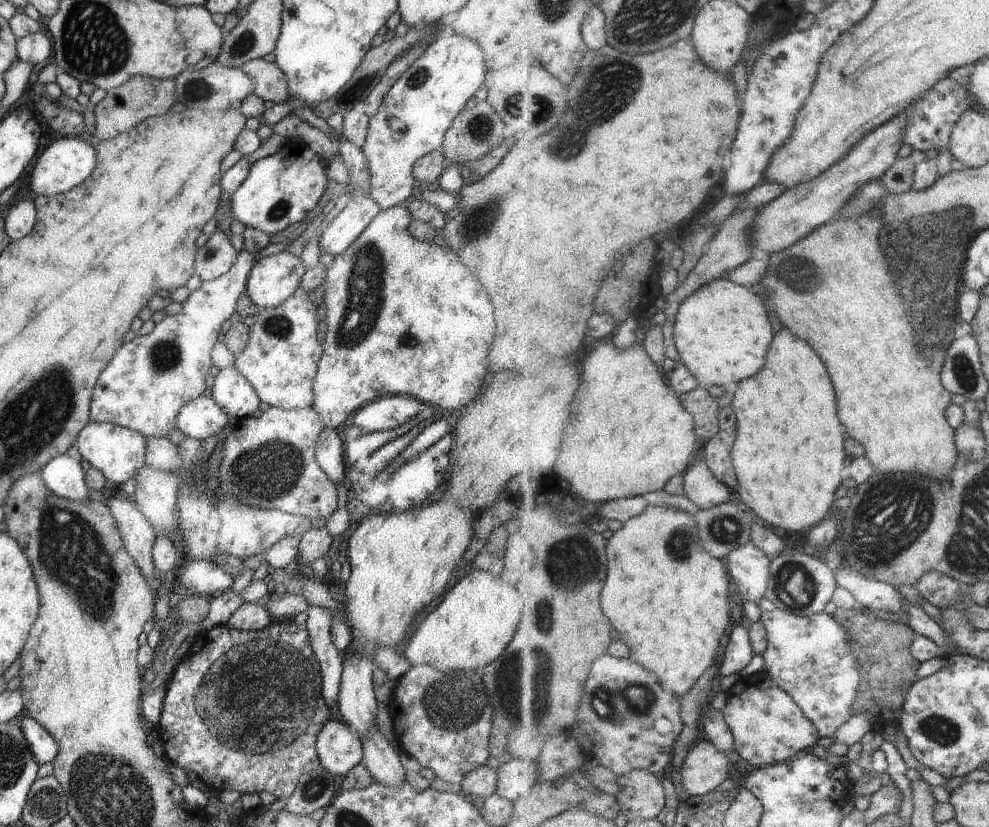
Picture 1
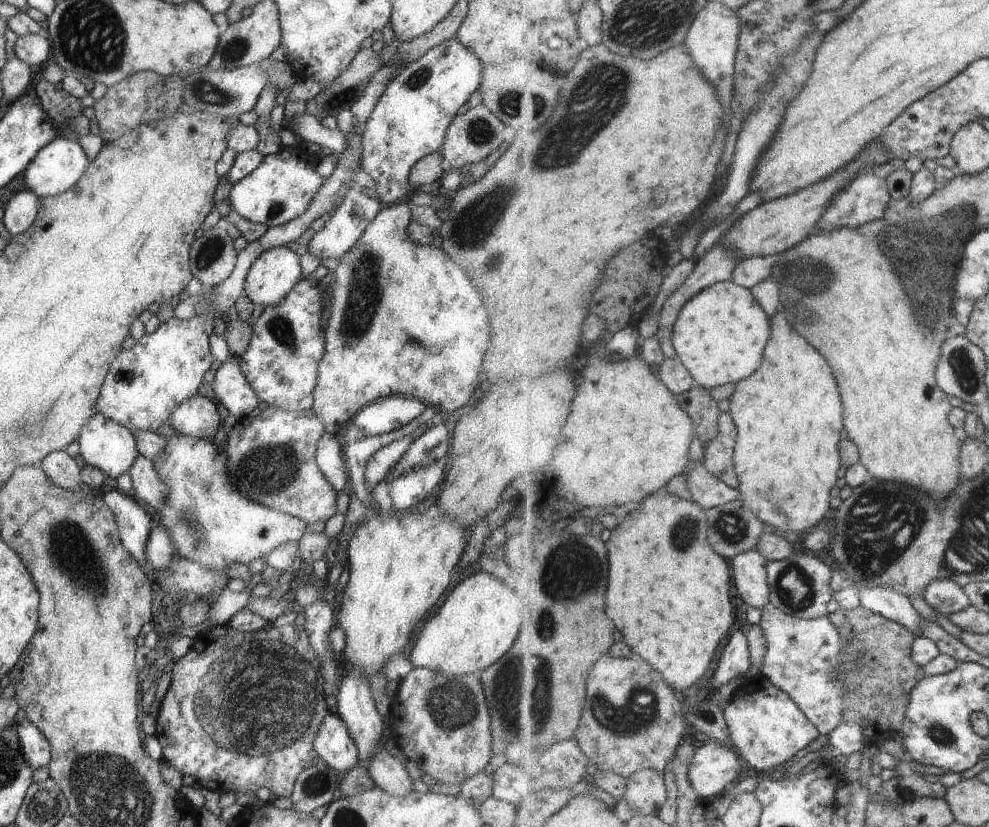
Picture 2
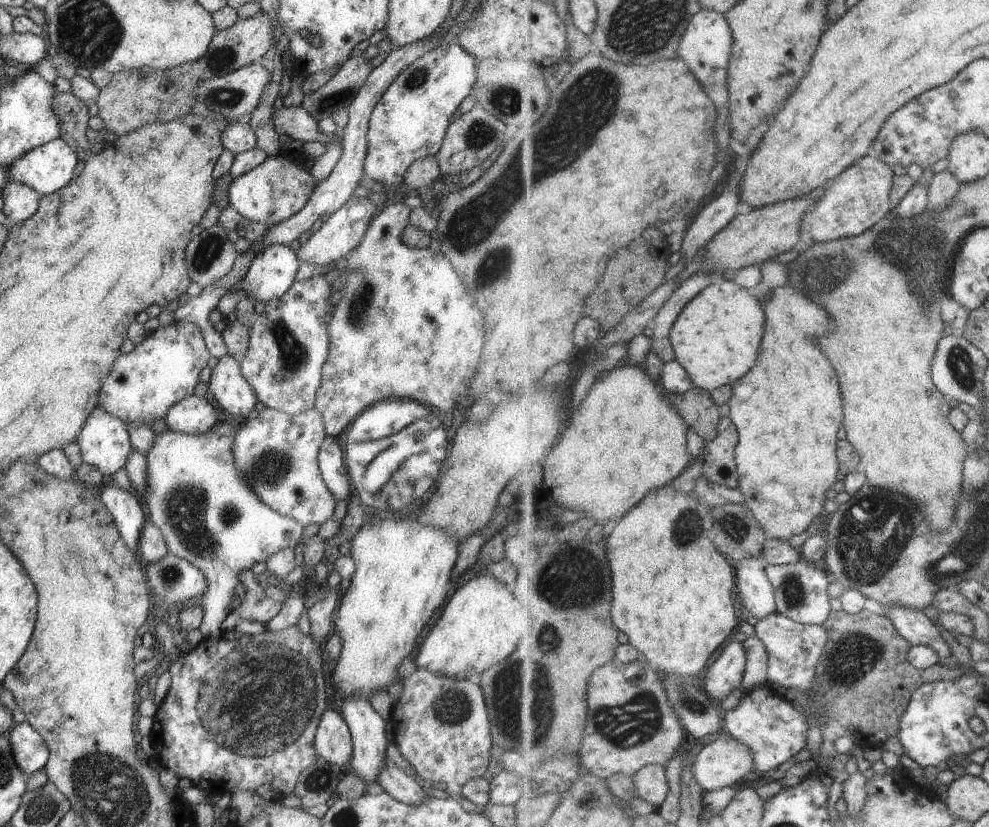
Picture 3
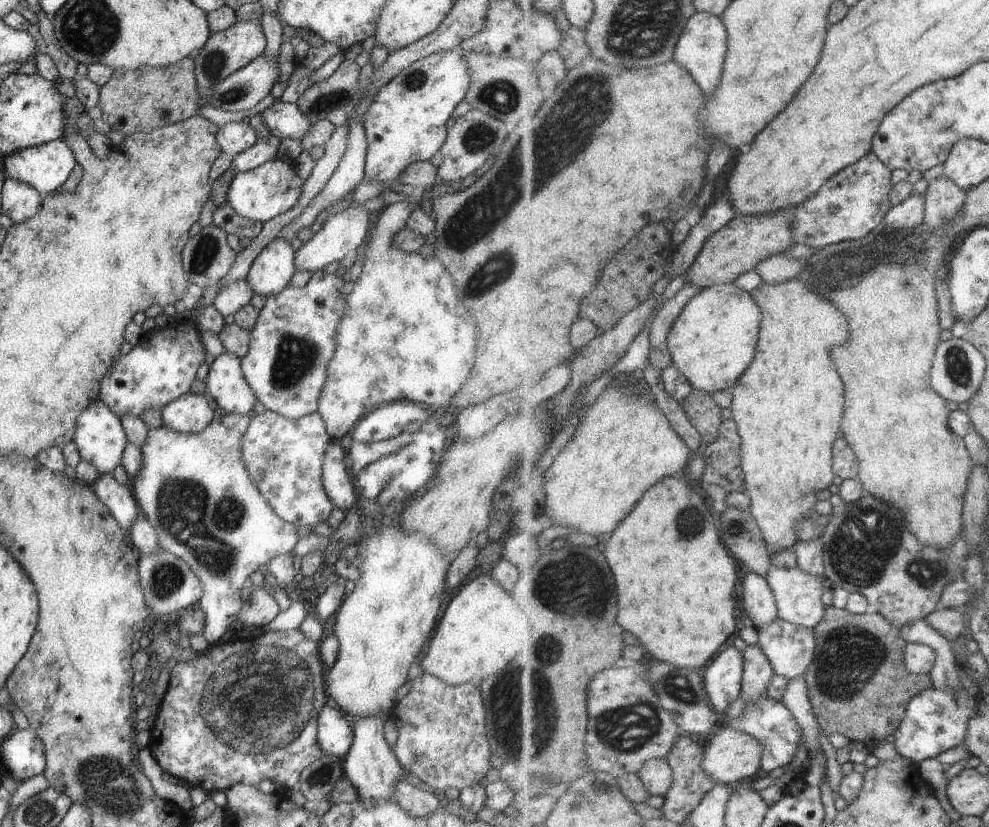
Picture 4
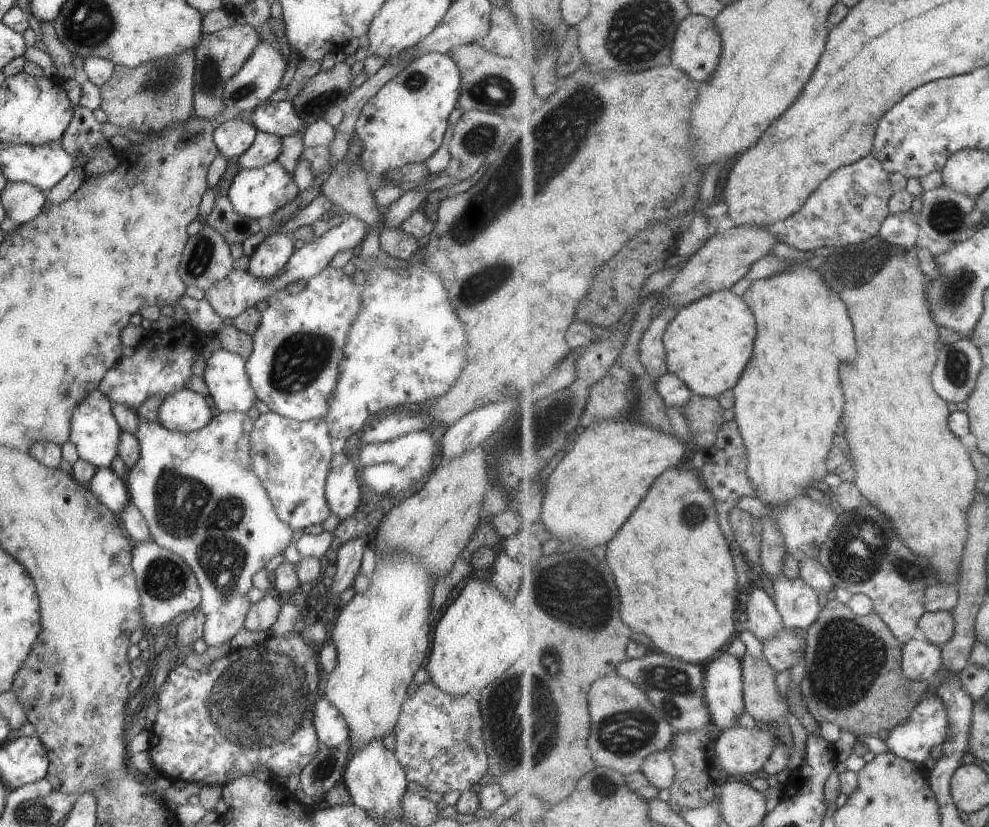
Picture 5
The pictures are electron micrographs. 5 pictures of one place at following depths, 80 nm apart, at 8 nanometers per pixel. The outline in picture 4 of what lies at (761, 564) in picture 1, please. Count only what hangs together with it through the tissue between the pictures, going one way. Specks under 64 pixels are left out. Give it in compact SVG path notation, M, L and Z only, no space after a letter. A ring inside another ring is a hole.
M744 567L740 593L744 602L744 610L752 620L755 630L768 627L780 618L776 596L767 578Z

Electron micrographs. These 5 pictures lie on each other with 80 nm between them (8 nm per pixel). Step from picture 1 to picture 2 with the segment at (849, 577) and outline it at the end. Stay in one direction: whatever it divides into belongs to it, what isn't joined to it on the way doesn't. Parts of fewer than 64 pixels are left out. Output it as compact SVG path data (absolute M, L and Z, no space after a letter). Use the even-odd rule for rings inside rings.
M848 582L848 586L855 587L859 590L859 598L861 598L862 606L882 615L884 618L889 618L893 622L904 625L909 628L915 636L921 636L919 630L919 612L913 608L911 600L887 586L875 586L875 588L860 588L857 584Z

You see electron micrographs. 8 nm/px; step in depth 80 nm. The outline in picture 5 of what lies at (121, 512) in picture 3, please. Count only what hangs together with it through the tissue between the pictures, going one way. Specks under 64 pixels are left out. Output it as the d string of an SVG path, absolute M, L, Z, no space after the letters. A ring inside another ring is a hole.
M110 467L96 468L87 488L94 495L94 499L101 502L116 517L125 510L125 504L129 504L125 481L117 478Z

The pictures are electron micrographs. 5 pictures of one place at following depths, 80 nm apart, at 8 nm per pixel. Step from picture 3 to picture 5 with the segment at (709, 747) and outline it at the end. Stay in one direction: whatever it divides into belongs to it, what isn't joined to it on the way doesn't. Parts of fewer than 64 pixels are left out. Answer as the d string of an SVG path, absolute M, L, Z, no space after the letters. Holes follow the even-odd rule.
M735 726L721 732L713 752L719 772L723 772L728 779L764 771L776 747L775 736L769 730L765 732L756 726L753 729Z

